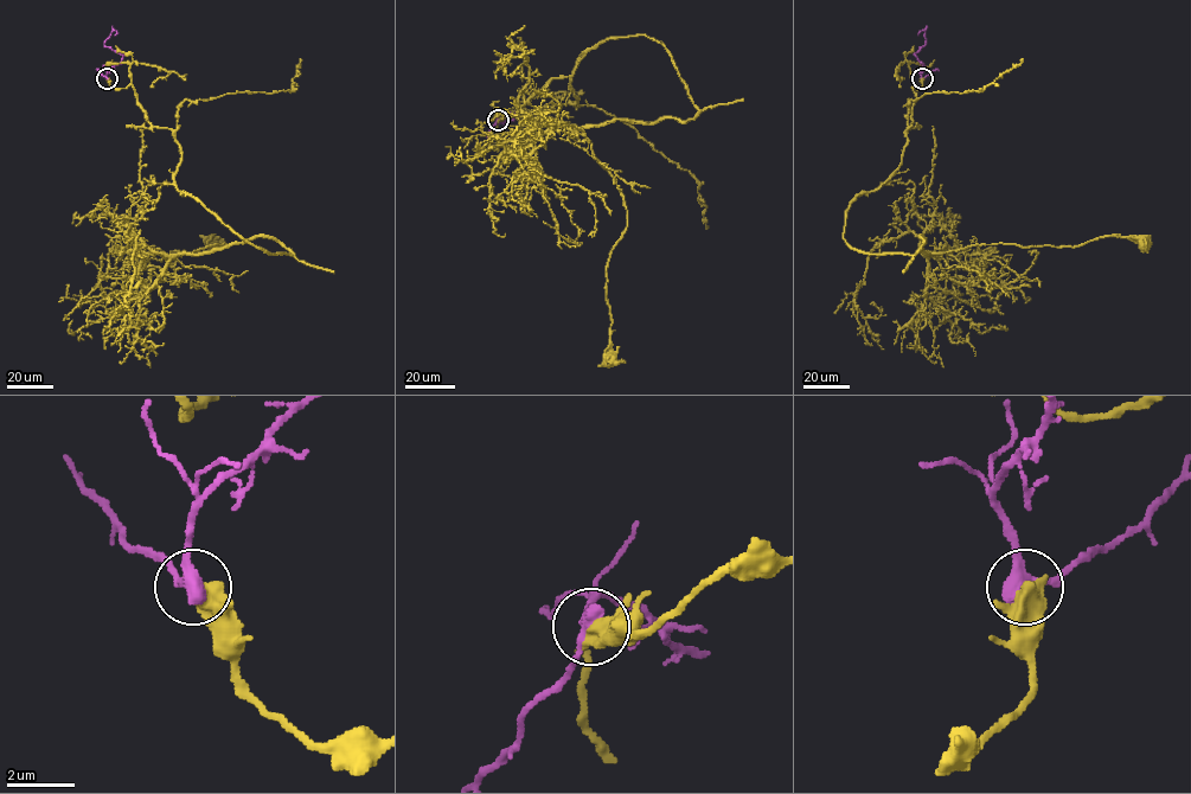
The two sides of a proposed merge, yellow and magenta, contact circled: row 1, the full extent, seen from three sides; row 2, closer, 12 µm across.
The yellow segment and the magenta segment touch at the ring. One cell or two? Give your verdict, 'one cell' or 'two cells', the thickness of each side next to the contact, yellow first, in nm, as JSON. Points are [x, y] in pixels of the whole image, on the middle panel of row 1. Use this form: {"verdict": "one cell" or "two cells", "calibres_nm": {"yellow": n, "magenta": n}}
{"verdict": "two cells", "calibres_nm": {"yellow": 600, "magenta": 400}}

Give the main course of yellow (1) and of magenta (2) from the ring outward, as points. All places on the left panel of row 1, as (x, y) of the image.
1: (107, 78), (171, 130), (179, 191), (293, 255), (262, 236), (185, 253), (226, 244), (210, 244)
2: (107, 78), (122, 56), (104, 45), (115, 30), (115, 36)

